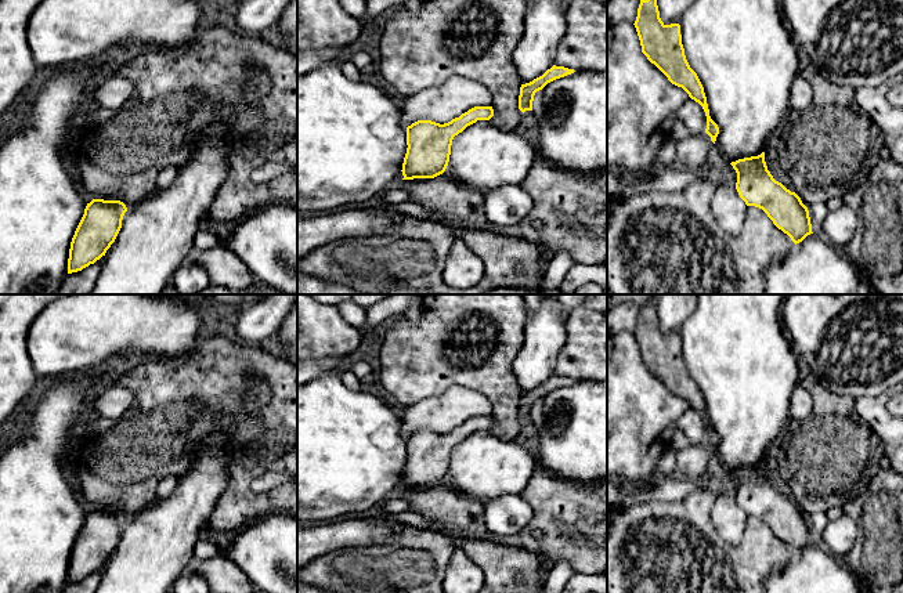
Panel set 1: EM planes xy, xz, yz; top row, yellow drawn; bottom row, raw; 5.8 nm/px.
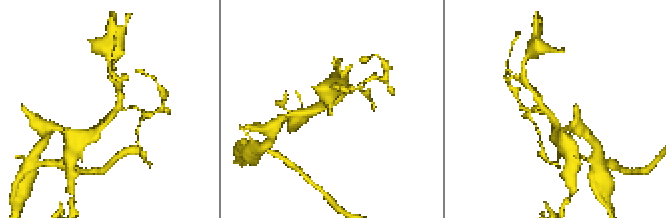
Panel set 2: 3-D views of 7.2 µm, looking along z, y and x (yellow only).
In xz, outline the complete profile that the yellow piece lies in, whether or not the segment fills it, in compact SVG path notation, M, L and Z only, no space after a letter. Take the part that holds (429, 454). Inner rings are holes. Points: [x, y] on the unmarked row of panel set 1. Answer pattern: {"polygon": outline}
{"polygon": "M474 416L444 434L418 430L408 435L402 489L434 488L443 484L449 471L454 446L477 430L490 430L492 426L492 416Z"}

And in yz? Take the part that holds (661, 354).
{"polygon": "M654 294L647 308L640 308L637 326L633 333L640 350L642 362L672 394L682 397L691 409L702 416L707 426L705 442L715 453L719 437L709 426L704 397L686 369L680 335L665 335L660 328L657 300L658 294Z"}

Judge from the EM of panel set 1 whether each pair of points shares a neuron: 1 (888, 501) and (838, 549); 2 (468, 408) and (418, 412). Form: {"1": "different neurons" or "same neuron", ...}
{"1": "different neurons", "2": "same neuron"}

